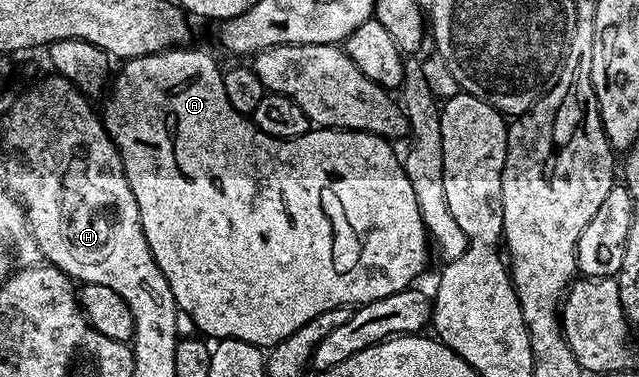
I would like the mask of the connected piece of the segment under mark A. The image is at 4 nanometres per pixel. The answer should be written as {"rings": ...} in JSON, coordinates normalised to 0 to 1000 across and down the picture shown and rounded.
{"rings":[[[296,125],[260,127],[255,138],[194,162],[175,204],[161,326],[189,414],[239,692],[261,737],[279,820],[302,846],[304,873],[310,883],[322,881],[315,883],[322,894],[379,902],[419,928],[512,822],[563,812],[638,767],[648,751],[645,743],[664,716],[665,698],[674,690],[674,650],[629,427],[615,406],[617,385],[584,350],[548,350],[532,340],[496,340],[460,371],[424,366],[407,350],[388,305],[368,294],[362,271],[355,271],[349,249],[349,191],[344,178],[340,183],[338,154],[315,127]]]}

